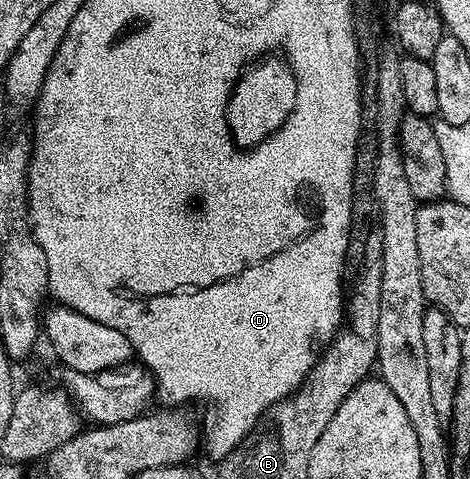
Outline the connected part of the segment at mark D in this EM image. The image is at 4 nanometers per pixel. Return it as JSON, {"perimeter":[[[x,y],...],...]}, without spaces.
{"perimeter":[[[77,16],[77,18],[73,18],[73,22],[69,22],[69,30],[68,30],[68,31],[67,31],[67,33],[66,33],[66,34],[65,34],[65,38],[64,38],[64,39],[63,39],[63,41],[62,41],[62,42],[61,42],[61,46],[60,46],[60,47],[59,47],[59,49],[58,49],[58,50],[57,50],[57,54],[56,54],[56,55],[55,55],[55,57],[54,57],[54,58],[53,58],[53,62],[52,62],[52,63],[51,63],[51,65],[50,65],[50,66],[49,66],[49,70],[48,70],[48,71],[47,71],[47,77],[46,77],[46,78],[45,78],[45,82],[44,82],[44,83],[43,83],[43,90],[42,90],[42,92],[40,92],[40,94],[39,94],[39,98],[38,98],[38,101],[37,101],[37,107],[36,107],[36,108],[35,108],[35,109],[34,109],[34,111],[35,111],[35,110],[36,110],[36,112],[35,112],[35,140],[34,140],[34,139],[33,139],[33,147],[32,147],[32,149],[31,149],[31,165],[30,165],[30,166],[29,166],[29,170],[28,170],[28,171],[27,171],[27,209],[29,209],[29,210],[30,210],[30,212],[31,212],[31,229],[32,229],[32,230],[33,230],[33,234],[34,234],[34,235],[35,235],[35,237],[36,237],[36,238],[37,238],[37,242],[38,242],[38,243],[39,243],[39,245],[40,245],[40,246],[41,246],[41,250],[45,250],[45,262],[49,262],[49,292],[50,292],[50,295],[51,295],[51,296],[52,296],[52,297],[54,297],[54,296],[55,296],[55,297],[54,297],[54,299],[55,299],[55,300],[56,300],[56,301],[58,301],[58,303],[60,303],[60,304],[64,304],[64,305],[65,305],[65,307],[66,307],[66,308],[71,308],[71,309],[73,309],[73,310],[74,310],[74,311],[75,311],[75,312],[80,312],[80,313],[81,313],[81,314],[85,314],[85,318],[93,318],[93,322],[101,322],[101,323],[102,323],[102,324],[104,324],[104,325],[105,325],[105,326],[113,326],[113,330],[121,330],[121,334],[125,334],[125,338],[129,338],[129,342],[130,342],[130,343],[131,343],[131,346],[132,346],[132,349],[133,349],[133,352],[134,352],[134,355],[135,355],[135,356],[136,356],[136,357],[138,357],[138,356],[140,356],[140,358],[141,358],[141,359],[143,359],[143,364],[144,364],[144,366],[145,366],[145,367],[147,367],[147,368],[148,368],[148,369],[147,369],[147,368],[144,368],[144,369],[146,369],[146,371],[147,371],[147,372],[148,372],[148,373],[150,373],[150,375],[151,375],[151,376],[152,376],[152,377],[153,377],[153,379],[154,379],[154,381],[155,381],[155,383],[156,383],[156,385],[157,385],[157,396],[158,396],[158,399],[160,399],[160,398],[161,398],[161,399],[163,399],[163,400],[164,400],[164,402],[165,402],[165,403],[167,403],[167,404],[164,404],[164,405],[167,405],[167,406],[187,406],[187,405],[183,405],[183,404],[187,404],[187,403],[189,403],[189,402],[190,402],[190,400],[204,400],[204,402],[205,402],[205,403],[207,403],[207,404],[212,404],[212,406],[213,406],[213,407],[215,407],[215,408],[211,408],[211,409],[209,409],[209,410],[208,410],[208,412],[207,412],[207,440],[206,440],[206,436],[205,436],[205,448],[206,448],[206,444],[207,444],[207,452],[208,452],[208,454],[209,454],[209,455],[211,455],[211,456],[212,456],[212,458],[213,458],[213,459],[215,459],[215,462],[222,462],[222,461],[223,461],[223,460],[224,460],[224,459],[226,459],[226,457],[227,457],[227,456],[228,456],[228,455],[229,455],[229,454],[230,454],[230,452],[234,452],[234,451],[235,451],[235,449],[236,449],[236,448],[238,448],[238,447],[240,447],[240,445],[242,445],[242,443],[243,443],[243,439],[244,439],[244,438],[245,438],[245,437],[247,437],[247,436],[250,436],[250,435],[251,435],[251,433],[252,433],[252,432],[254,432],[254,431],[255,431],[255,429],[256,429],[256,427],[257,427],[257,425],[258,425],[258,424],[259,424],[259,423],[260,423],[260,421],[262,421],[262,420],[263,420],[263,419],[264,419],[264,417],[266,417],[266,414],[267,414],[267,412],[268,412],[268,411],[269,411],[269,410],[270,410],[270,409],[271,409],[271,407],[273,407],[273,406],[274,406],[274,405],[275,405],[275,404],[276,404],[276,403],[277,403],[277,402],[281,402],[281,401],[282,401],[282,400],[283,400],[283,399],[285,399],[285,397],[287,397],[287,396],[291,396],[291,395],[293,395],[293,394],[294,394],[294,393],[295,393],[295,392],[296,392],[296,390],[298,390],[298,388],[299,388],[299,387],[300,387],[300,386],[301,386],[301,385],[303,385],[303,380],[304,380],[304,379],[305,379],[305,377],[306,377],[306,376],[307,376],[307,375],[309,375],[309,374],[310,374],[310,372],[311,372],[311,367],[313,367],[313,366],[314,366],[314,364],[315,364],[315,362],[316,362],[316,359],[317,359],[317,358],[318,358],[318,357],[320,357],[320,356],[322,356],[322,355],[323,355],[323,353],[324,353],[324,352],[326,352],[326,350],[327,350],[327,347],[328,347],[328,346],[329,346],[329,345],[331,345],[331,342],[332,342],[332,340],[334,340],[334,338],[335,338],[335,333],[336,333],[336,332],[338,332],[338,331],[340,331],[340,328],[341,328],[341,325],[342,325],[342,324],[343,324],[343,323],[344,323],[344,320],[345,320],[345,288],[342,288],[342,284],[343,284],[343,276],[344,276],[344,277],[345,277],[345,265],[346,265],[346,262],[347,262],[347,247],[348,247],[348,246],[349,246],[349,234],[350,234],[350,233],[351,233],[351,203],[352,203],[352,202],[353,202],[353,162],[354,162],[354,161],[355,161],[355,151],[356,151],[356,150],[357,150],[357,142],[358,142],[358,141],[359,141],[359,133],[360,133],[360,131],[361,131],[361,125],[362,125],[362,123],[363,123],[363,114],[362,114],[362,111],[361,111],[361,76],[351,76],[351,68],[347,68],[347,84],[315,84],[315,80],[319,80],[319,76],[315,76],[315,72],[307,72],[307,68],[299,68],[299,72],[298,72],[298,73],[297,73],[297,74],[296,74],[296,75],[295,75],[295,78],[296,78],[296,88],[297,88],[297,94],[296,94],[296,104],[295,104],[295,105],[294,105],[294,106],[293,106],[293,110],[292,110],[292,112],[291,112],[291,113],[290,113],[290,114],[289,114],[289,116],[288,116],[288,118],[287,118],[287,121],[286,121],[286,122],[285,122],[285,123],[284,123],[284,124],[283,124],[283,127],[282,127],[282,128],[279,128],[279,129],[278,129],[278,130],[277,130],[277,131],[276,131],[276,132],[274,132],[274,133],[272,133],[272,135],[271,135],[271,136],[267,136],[267,137],[265,137],[265,139],[264,139],[264,140],[263,140],[263,141],[261,141],[261,142],[260,142],[260,143],[259,143],[259,144],[257,144],[257,145],[255,145],[255,146],[254,146],[254,147],[248,147],[248,148],[247,148],[247,149],[246,149],[246,150],[241,150],[241,148],[240,148],[240,146],[239,146],[239,145],[237,145],[237,144],[236,144],[236,143],[235,143],[235,141],[233,141],[233,140],[232,140],[232,137],[231,137],[231,132],[230,132],[230,130],[229,130],[229,128],[228,128],[228,126],[227,126],[227,103],[228,103],[228,102],[229,102],[229,100],[230,100],[230,96],[231,96],[231,90],[232,90],[232,88],[231,88],[231,87],[229,87],[229,74],[227,74],[227,72],[225,72],[225,70],[223,70],[223,68],[225,68],[225,66],[229,66],[229,64],[245,64],[245,62],[244,62],[244,60],[243,60],[243,59],[242,59],[242,58],[237,58],[237,56],[233,56],[233,46],[243,46],[243,48],[253,48],[253,46],[257,46],[257,44],[259,44],[259,42],[257,42],[257,36],[255,36],[255,28],[247,28],[247,32],[231,32],[231,28],[223,28],[223,20],[219,20],[219,16]]]}

